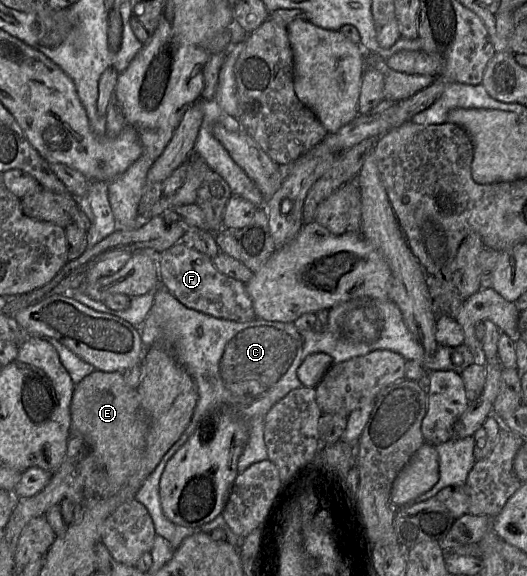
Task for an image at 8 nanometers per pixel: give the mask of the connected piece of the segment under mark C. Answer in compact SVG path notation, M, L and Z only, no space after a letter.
M163 286L154 291L154 303L143 323L141 339L146 348L156 340L169 342L177 361L193 377L198 400L186 430L165 453L154 471L146 478L134 499L148 510L156 535L170 542L177 549L184 539L195 533L208 533L224 529L227 541L238 547L241 538L226 525L221 515L213 521L198 527L176 526L166 518L160 502L160 479L167 462L186 443L200 422L221 409L230 411L244 421L248 430L248 441L238 460L237 469L241 473L251 465L268 460L264 441L264 420L275 403L291 390L302 386L297 377L297 369L310 354L328 354L334 364L354 357L364 356L375 350L390 350L402 355L405 360L422 363L427 372L454 371L461 373L472 364L485 366L484 353L474 354L462 344L458 347L438 346L435 353L427 355L408 330L397 305L388 300L371 297L358 297L329 309L327 325L321 332L300 330L294 322L284 323L255 318L249 322L236 322L217 318L188 308Z

